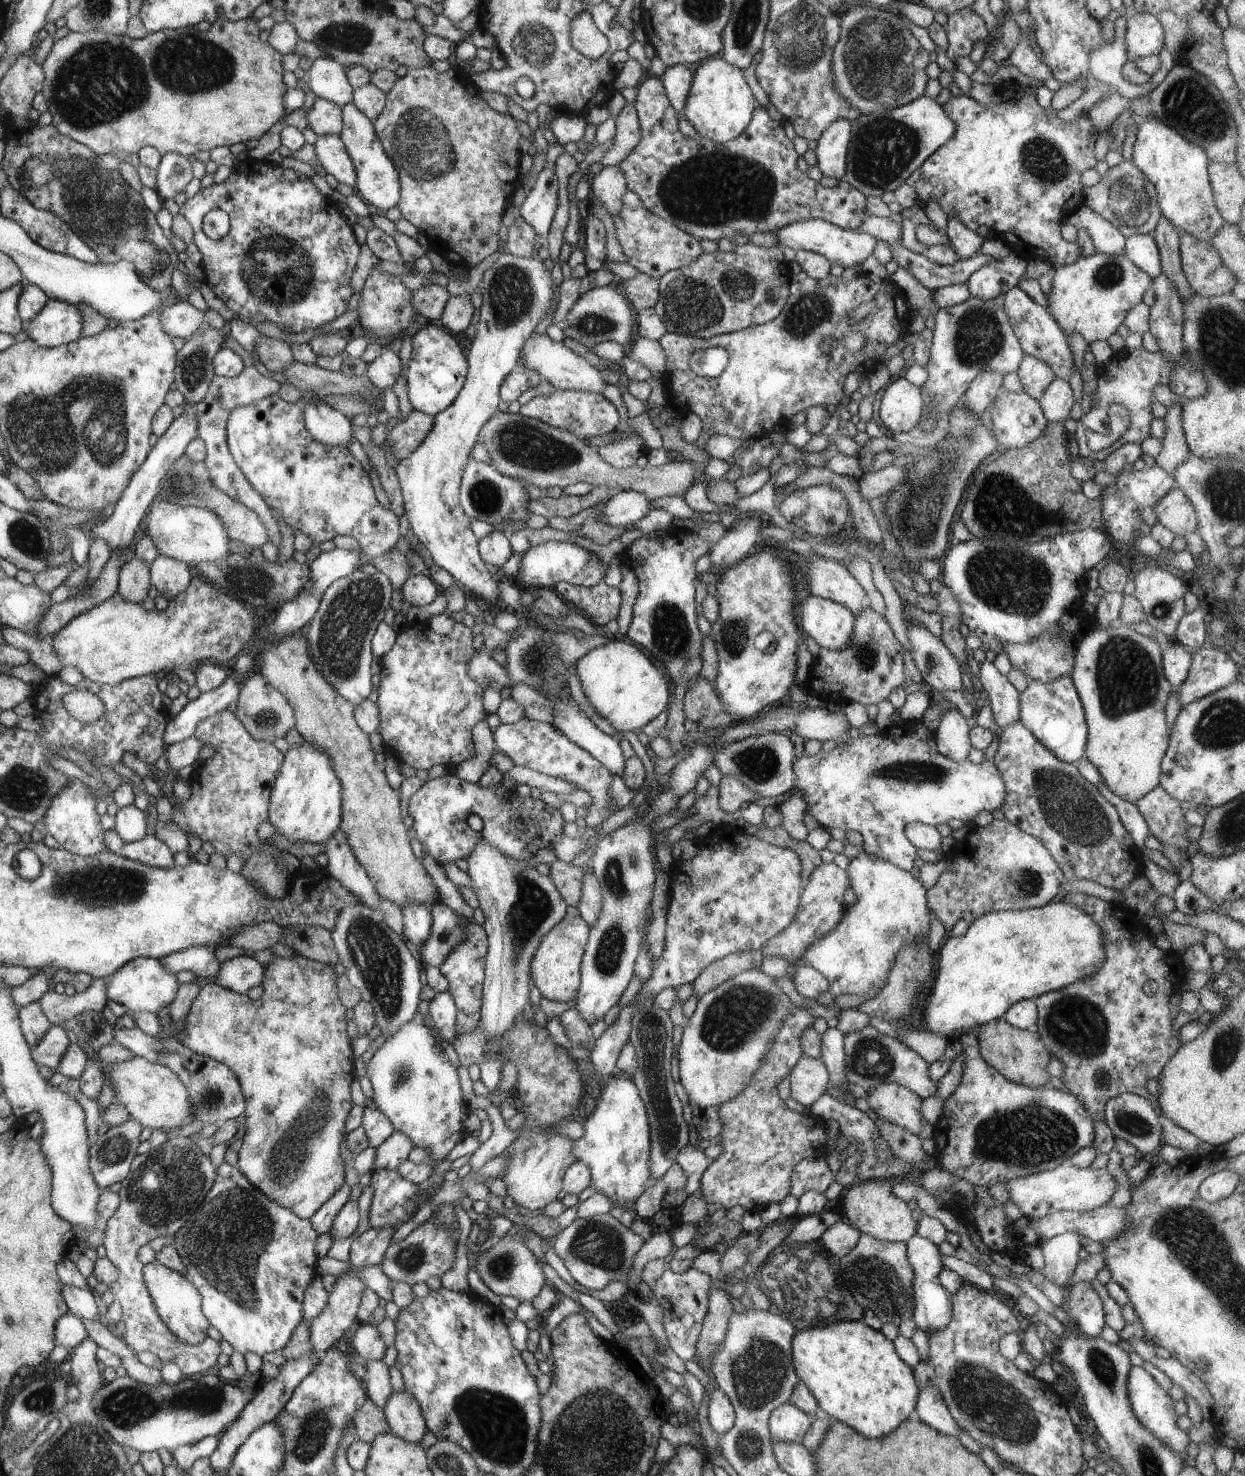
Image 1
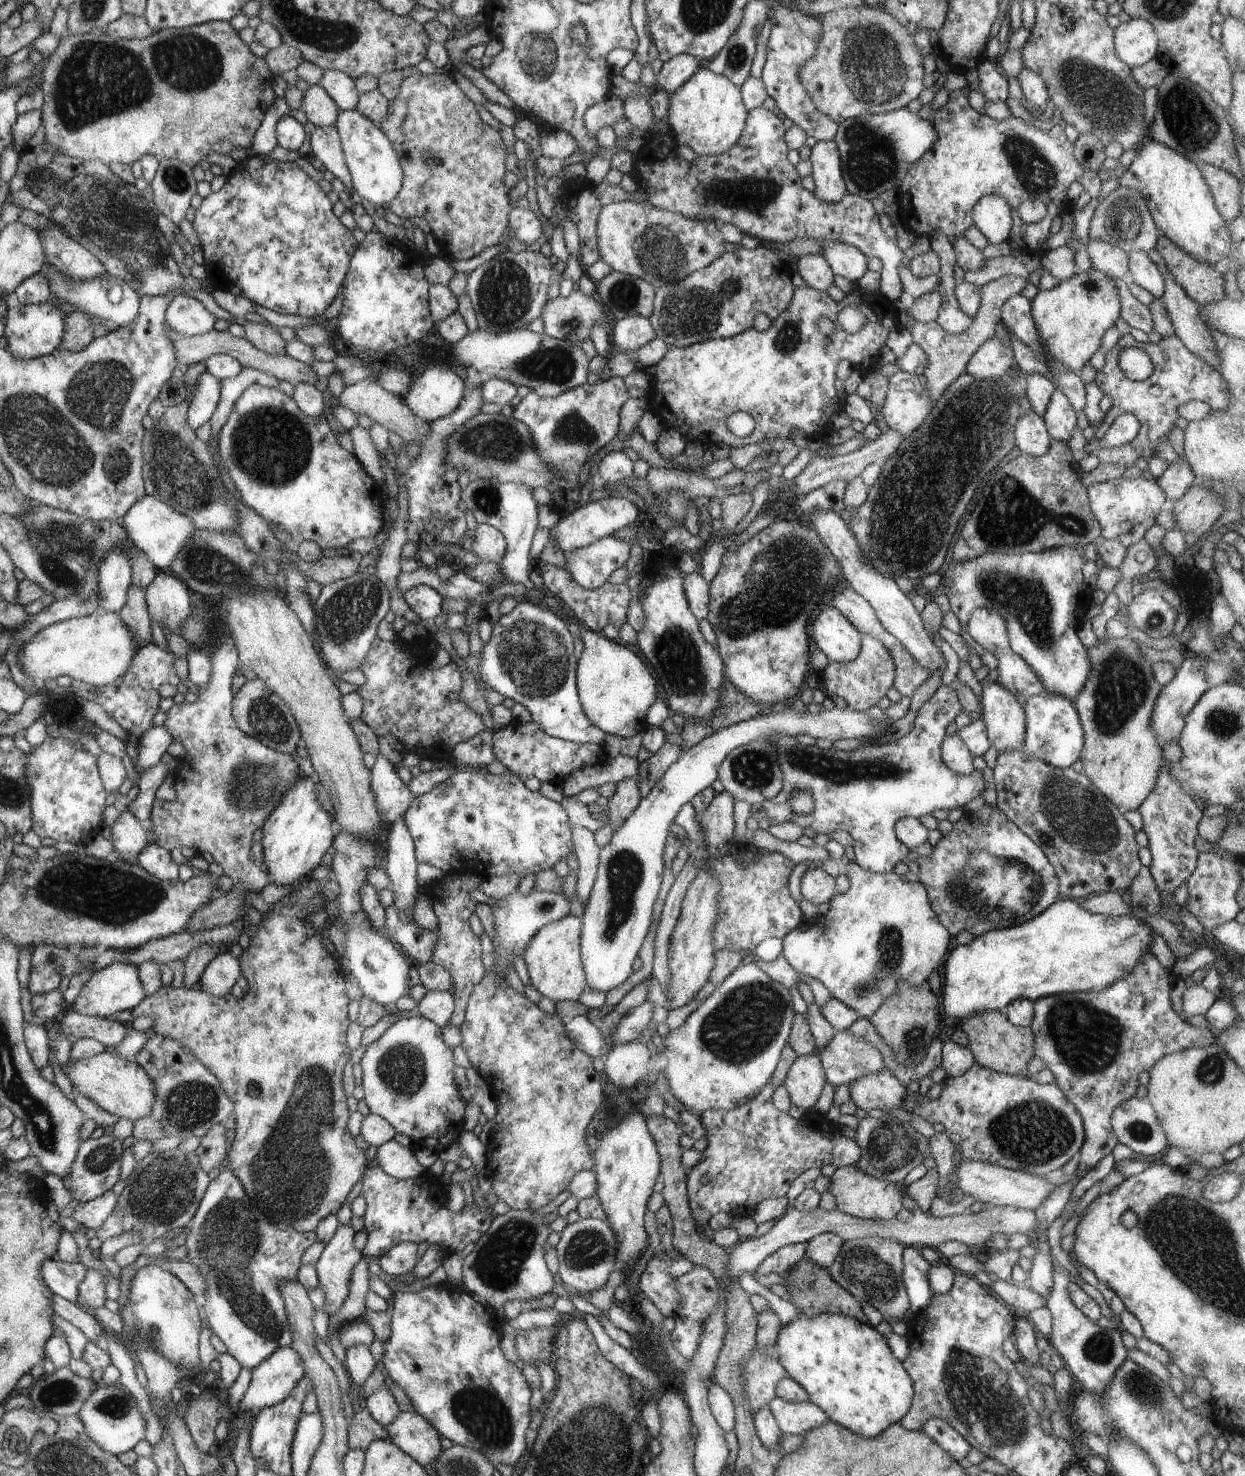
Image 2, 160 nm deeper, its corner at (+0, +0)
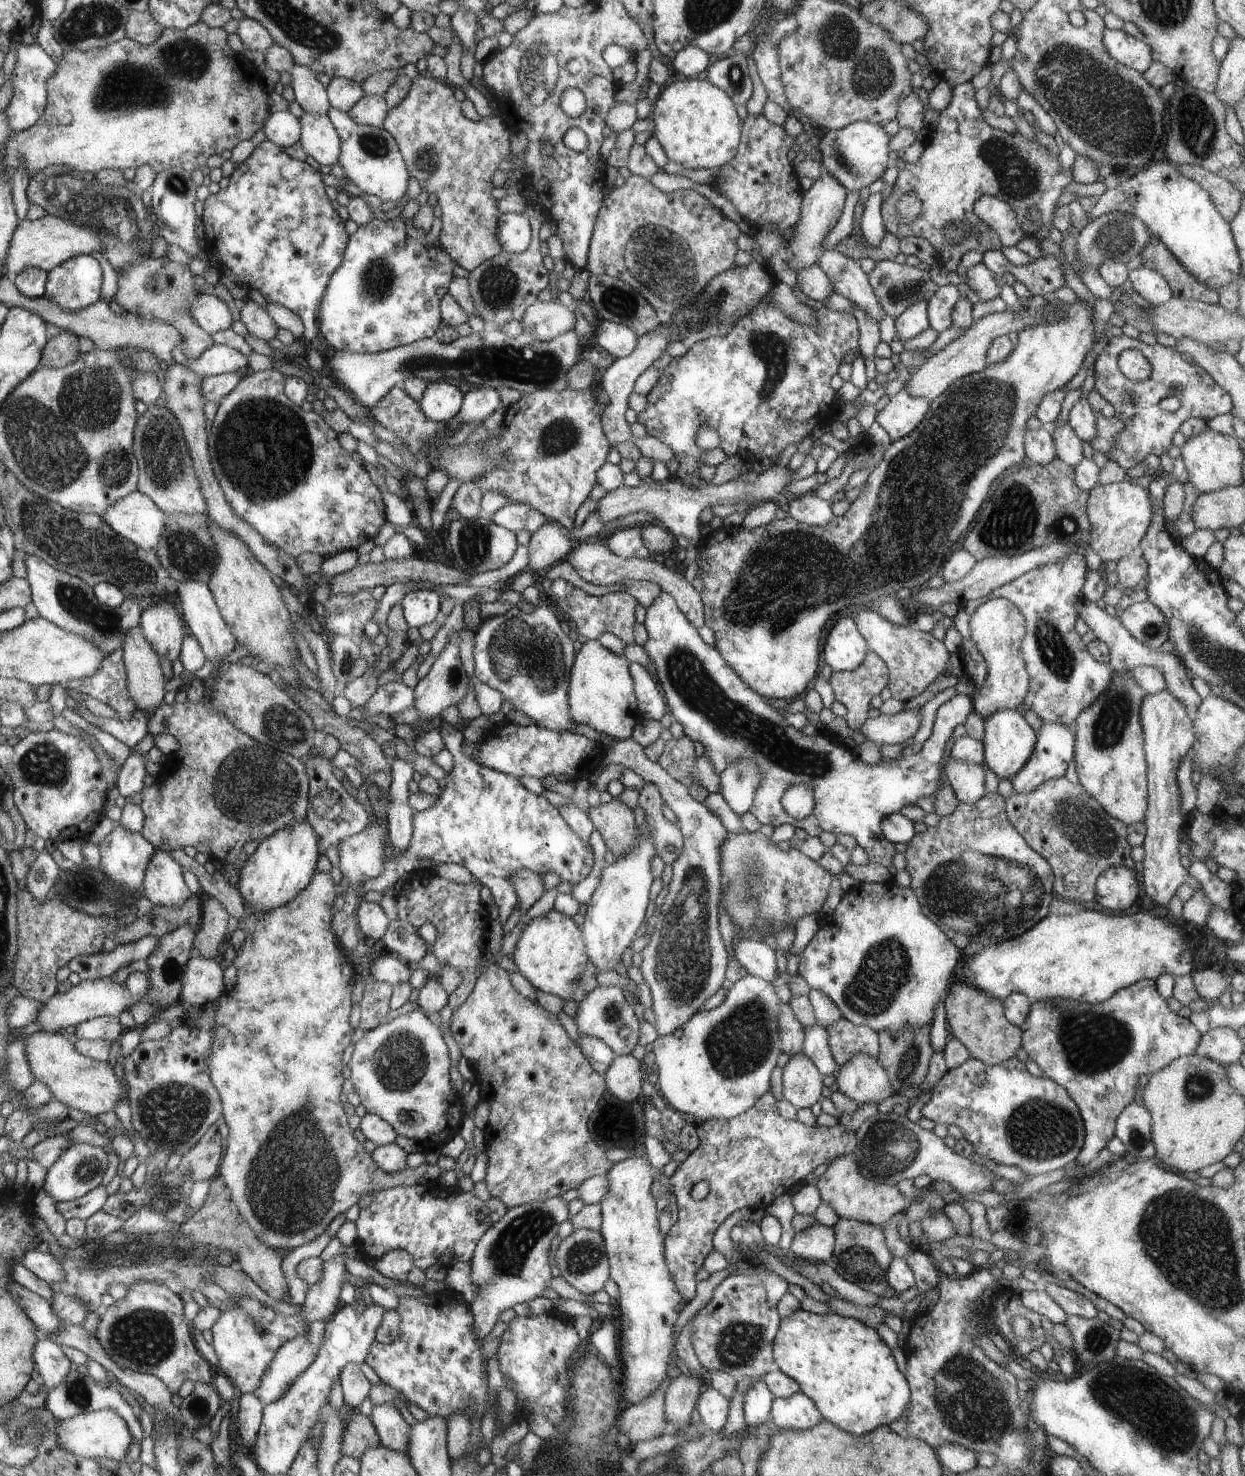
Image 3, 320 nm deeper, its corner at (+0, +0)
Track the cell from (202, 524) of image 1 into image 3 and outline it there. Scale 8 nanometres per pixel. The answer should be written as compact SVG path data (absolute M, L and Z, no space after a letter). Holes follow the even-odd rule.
M137 490L111 504L99 516L115 533L143 549L155 550L165 530L166 514Z

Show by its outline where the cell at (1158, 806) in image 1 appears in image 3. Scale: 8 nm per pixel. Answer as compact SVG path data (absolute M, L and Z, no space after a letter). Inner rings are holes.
M1167 691L1144 695L1140 705L1140 722L1144 735L1145 757L1147 760L1147 809L1144 824L1146 835L1143 843L1145 856L1139 880L1144 892L1156 904L1168 906L1168 902L1181 884L1194 886L1196 880L1180 862L1180 830L1187 825L1188 815L1180 812L1180 793L1176 771L1190 748L1195 744L1193 720L1188 716L1183 703L1179 703Z

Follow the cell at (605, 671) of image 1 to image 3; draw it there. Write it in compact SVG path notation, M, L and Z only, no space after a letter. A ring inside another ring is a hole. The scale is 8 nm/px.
M587 641L582 645L569 678L569 715L576 724L588 724L618 741L631 737L641 714L629 663L624 656L616 656L599 641Z

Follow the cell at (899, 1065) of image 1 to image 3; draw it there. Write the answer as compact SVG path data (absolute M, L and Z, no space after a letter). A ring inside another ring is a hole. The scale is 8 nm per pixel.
M817 1022L808 1027L804 1026L804 1032L802 1053L812 1060L823 1077L835 1074L840 1066L832 1056L826 1029Z

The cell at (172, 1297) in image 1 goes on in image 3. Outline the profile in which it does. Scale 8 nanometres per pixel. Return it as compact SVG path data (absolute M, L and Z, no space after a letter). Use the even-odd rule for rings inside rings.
M136 1283L122 1300L114 1301L110 1307L101 1310L95 1334L112 1362L123 1369L159 1378L172 1396L178 1395L178 1388L186 1380L210 1383L214 1376L210 1364L194 1346L190 1324L182 1315L182 1299L164 1285Z

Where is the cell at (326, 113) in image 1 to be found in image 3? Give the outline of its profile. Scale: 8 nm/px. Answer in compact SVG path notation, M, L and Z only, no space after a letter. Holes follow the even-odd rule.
M296 65L289 68L292 76L292 88L295 101L303 110L311 113L326 115L332 107L329 101L328 88L326 88L311 68Z

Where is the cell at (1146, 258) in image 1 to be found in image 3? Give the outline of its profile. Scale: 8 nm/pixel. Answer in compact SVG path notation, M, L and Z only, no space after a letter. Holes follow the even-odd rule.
M1140 265L1129 272L1128 279L1131 288L1151 305L1163 305L1174 297L1166 279L1155 270Z

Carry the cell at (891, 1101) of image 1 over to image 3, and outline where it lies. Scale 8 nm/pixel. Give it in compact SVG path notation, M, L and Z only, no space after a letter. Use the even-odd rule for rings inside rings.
M854 1053L835 1072L839 1091L859 1105L864 1102L879 1104L895 1094L887 1076L882 1065L866 1053Z

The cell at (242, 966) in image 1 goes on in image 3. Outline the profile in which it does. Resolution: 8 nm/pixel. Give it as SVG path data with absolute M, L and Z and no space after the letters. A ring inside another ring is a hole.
M194 955L188 959L182 978L180 1002L203 1007L224 993L224 970L213 957Z

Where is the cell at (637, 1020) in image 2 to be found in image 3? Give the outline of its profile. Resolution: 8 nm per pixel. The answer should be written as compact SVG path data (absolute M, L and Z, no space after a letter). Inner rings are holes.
M620 985L599 986L578 1004L575 1016L576 1026L582 1035L588 1035L605 1042L617 1055L630 1055L638 1044L638 1018L634 1008L626 1002Z

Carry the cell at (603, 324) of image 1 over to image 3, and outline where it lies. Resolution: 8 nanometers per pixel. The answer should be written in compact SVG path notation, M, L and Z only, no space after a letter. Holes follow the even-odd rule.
M558 300L538 301L526 309L520 322L524 333L541 341L549 341L574 328L576 316L572 313L572 308L564 306Z

